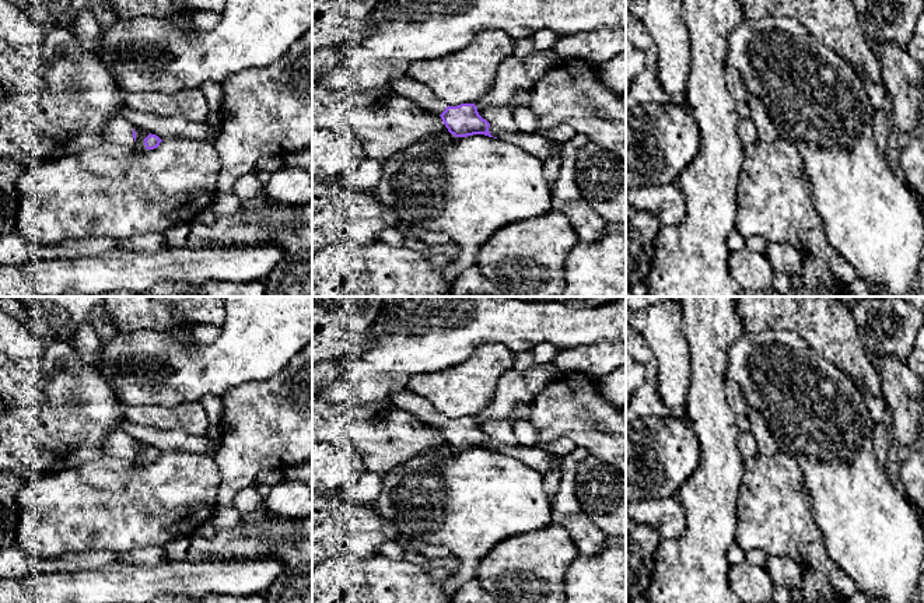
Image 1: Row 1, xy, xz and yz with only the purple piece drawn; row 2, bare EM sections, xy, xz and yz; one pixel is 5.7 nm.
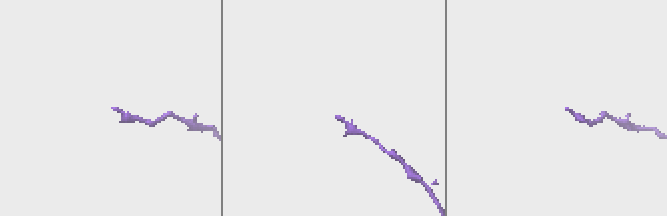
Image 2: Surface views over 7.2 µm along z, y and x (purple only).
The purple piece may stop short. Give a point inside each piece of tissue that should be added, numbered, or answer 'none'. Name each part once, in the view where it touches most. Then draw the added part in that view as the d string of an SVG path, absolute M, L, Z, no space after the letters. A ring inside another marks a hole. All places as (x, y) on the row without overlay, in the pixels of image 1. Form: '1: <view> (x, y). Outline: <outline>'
1: xy (119, 444). Outline: M122 428L112 430L104 442L104 456L113 456L125 460L133 460L134 439Z

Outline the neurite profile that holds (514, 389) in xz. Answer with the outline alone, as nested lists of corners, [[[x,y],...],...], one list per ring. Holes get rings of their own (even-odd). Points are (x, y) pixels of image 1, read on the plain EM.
[[[550,361],[526,372],[507,371],[498,381],[493,400],[475,417],[479,423],[510,421],[518,406],[531,406],[545,388],[559,382],[560,369]]]

